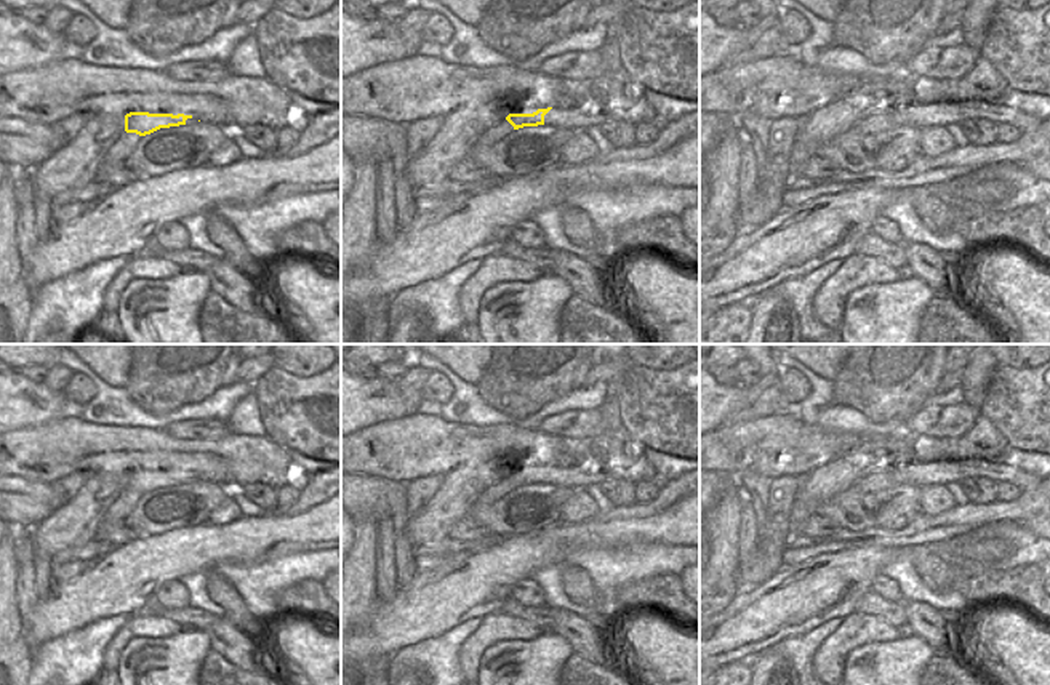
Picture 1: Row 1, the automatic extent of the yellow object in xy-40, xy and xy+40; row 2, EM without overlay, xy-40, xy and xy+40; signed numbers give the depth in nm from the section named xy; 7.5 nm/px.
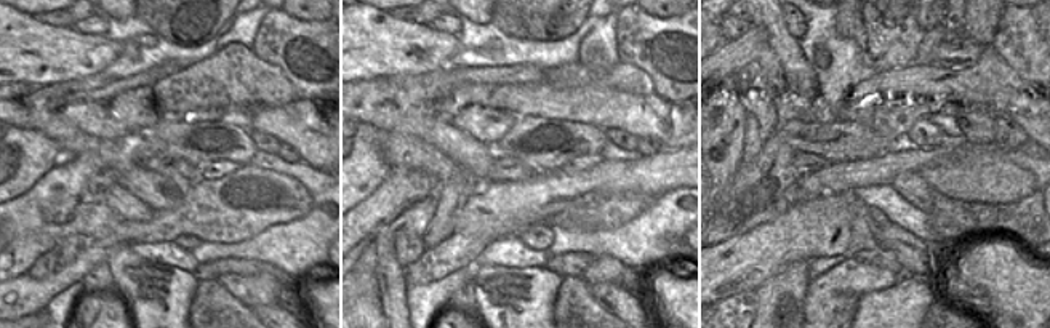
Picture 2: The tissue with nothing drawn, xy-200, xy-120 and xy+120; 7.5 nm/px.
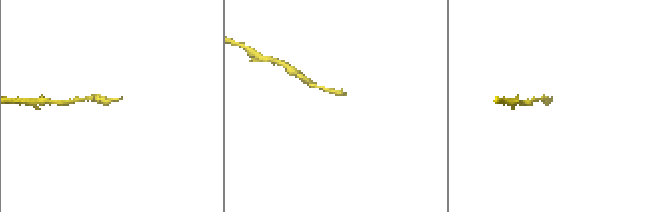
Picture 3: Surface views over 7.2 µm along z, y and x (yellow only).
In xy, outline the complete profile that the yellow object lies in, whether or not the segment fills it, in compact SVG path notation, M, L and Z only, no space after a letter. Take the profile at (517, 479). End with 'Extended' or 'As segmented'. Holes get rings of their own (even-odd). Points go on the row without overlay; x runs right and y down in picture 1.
M608 455L605 459L579 459L573 467L538 467L533 472L509 472L506 479L514 488L523 485L557 485L571 487L573 490L584 490L591 485L600 485L607 479L623 479L639 483L651 480L663 485L653 466L643 456L627 458L624 455Z. Extended.

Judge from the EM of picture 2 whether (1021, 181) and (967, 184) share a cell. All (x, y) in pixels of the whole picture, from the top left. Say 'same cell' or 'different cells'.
same cell

